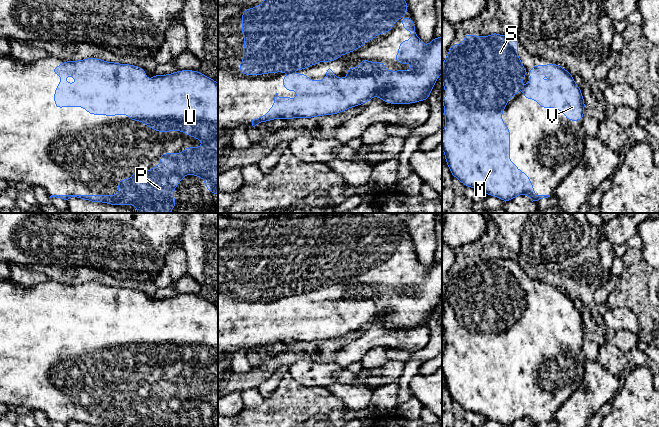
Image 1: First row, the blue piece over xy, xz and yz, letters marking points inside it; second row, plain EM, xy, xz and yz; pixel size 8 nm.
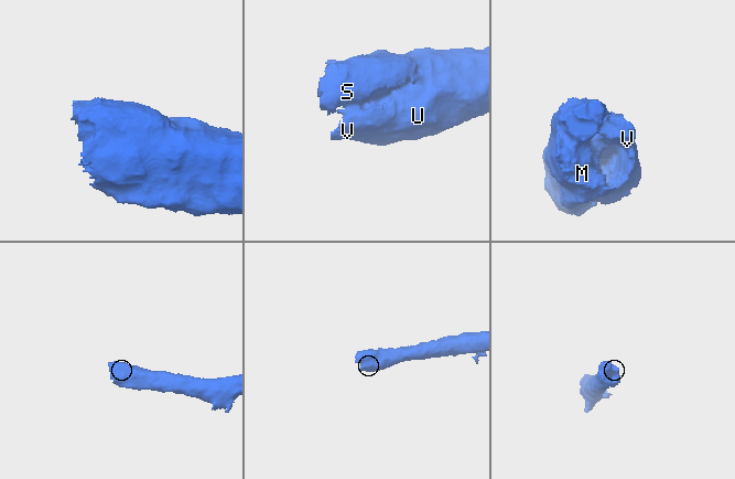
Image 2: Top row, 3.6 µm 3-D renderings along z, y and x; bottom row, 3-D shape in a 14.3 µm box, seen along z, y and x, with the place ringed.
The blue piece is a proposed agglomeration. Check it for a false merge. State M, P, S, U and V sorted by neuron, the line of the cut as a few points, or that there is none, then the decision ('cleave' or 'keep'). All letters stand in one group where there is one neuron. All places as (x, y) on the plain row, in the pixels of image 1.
groups M P S U V; cut none; keep

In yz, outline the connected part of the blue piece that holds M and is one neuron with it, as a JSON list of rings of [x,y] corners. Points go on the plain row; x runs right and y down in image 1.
[[[497,256],[486,261],[465,257],[461,269],[455,267],[449,271],[449,277],[442,288],[443,313],[446,316],[446,322],[442,323],[446,344],[442,355],[442,373],[450,397],[465,411],[483,415],[504,426],[509,426],[518,419],[528,419],[532,426],[550,421],[535,419],[530,401],[524,395],[519,395],[516,387],[510,386],[510,352],[502,345],[502,336],[506,333],[508,324],[521,313],[522,302],[526,300],[526,292],[518,282],[519,266],[517,260],[504,260]]]

